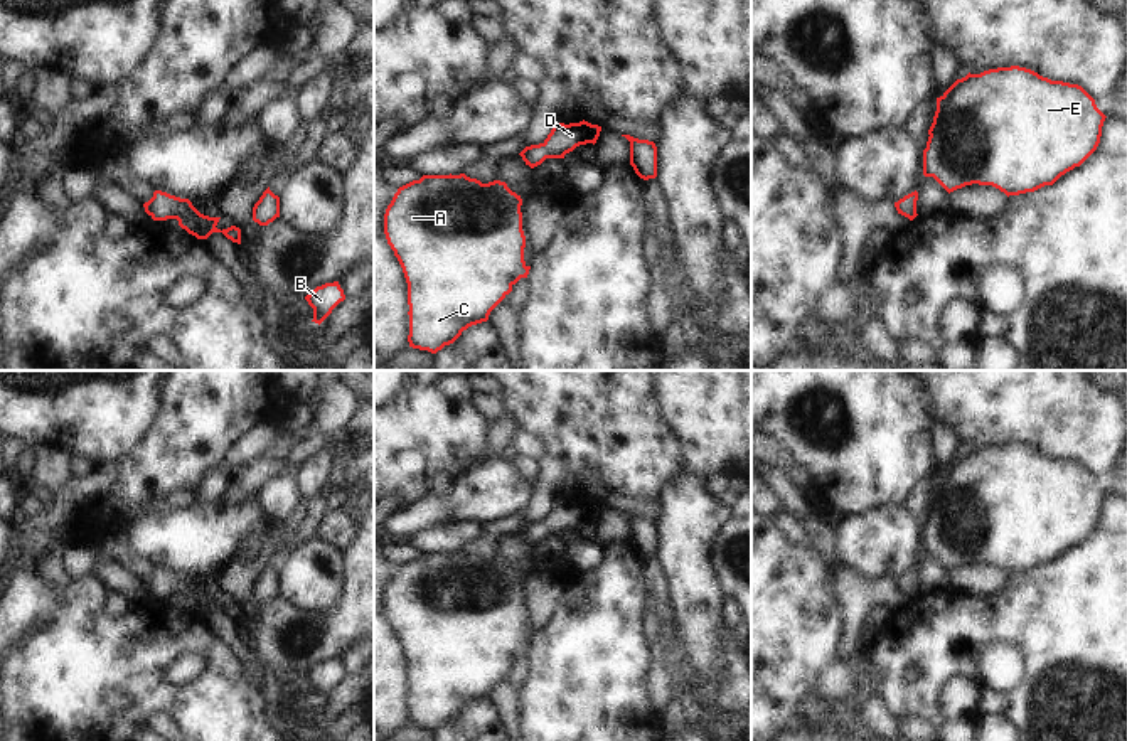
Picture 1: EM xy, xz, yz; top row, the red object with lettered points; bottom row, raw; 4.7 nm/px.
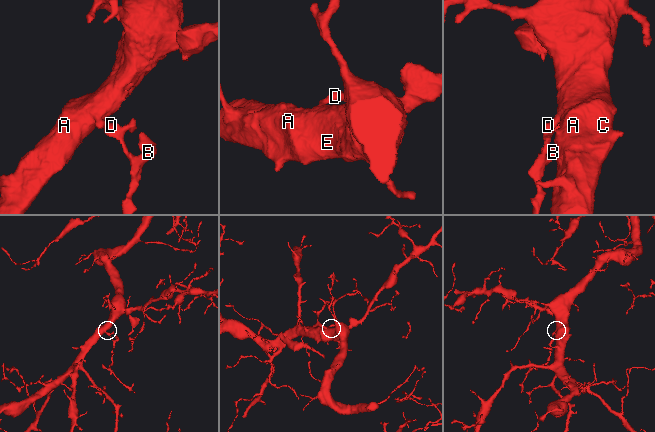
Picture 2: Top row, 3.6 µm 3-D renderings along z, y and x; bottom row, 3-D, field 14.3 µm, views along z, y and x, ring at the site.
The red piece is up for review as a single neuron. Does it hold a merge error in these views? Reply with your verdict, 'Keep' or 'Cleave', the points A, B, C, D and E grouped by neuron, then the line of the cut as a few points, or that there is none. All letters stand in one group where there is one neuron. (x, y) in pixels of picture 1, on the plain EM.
Keep. Groups: A B C D E. No split.

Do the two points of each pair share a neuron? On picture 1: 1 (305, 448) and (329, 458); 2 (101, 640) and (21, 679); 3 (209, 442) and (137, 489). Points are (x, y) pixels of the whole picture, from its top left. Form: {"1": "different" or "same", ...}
{"1": "different", "2": "same", "3": "same"}

